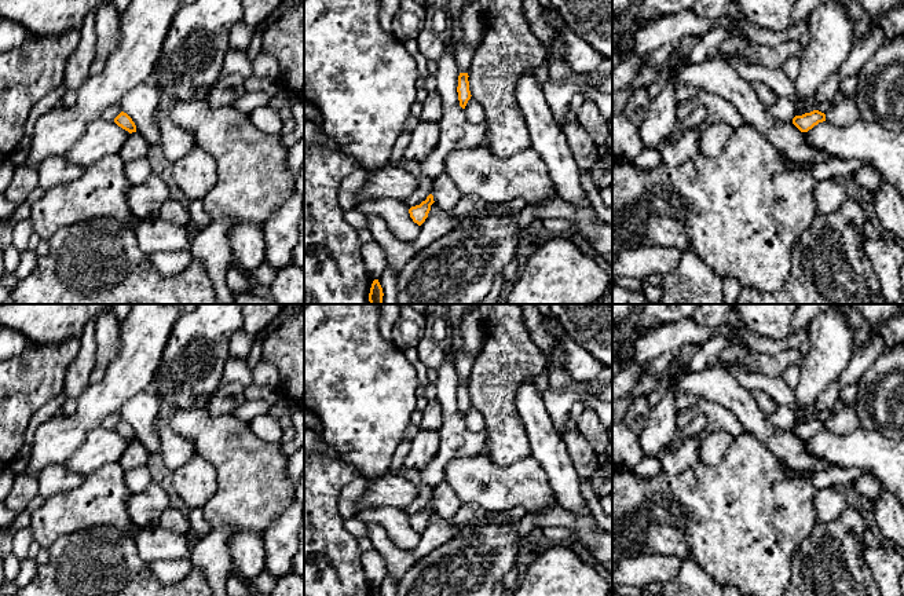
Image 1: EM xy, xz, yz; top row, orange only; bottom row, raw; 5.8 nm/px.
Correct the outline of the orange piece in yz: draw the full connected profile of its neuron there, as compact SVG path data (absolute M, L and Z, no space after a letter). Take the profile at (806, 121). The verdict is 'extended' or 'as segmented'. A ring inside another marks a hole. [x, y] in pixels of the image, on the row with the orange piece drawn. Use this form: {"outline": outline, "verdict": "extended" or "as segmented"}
{"outline": "M813 110L810 113L805 113L802 116L795 116L793 118L793 124L801 131L801 132L808 132L809 129L812 129L815 125L817 125L819 123L826 121L826 114L819 111L819 110Z", "verdict": "as segmented"}

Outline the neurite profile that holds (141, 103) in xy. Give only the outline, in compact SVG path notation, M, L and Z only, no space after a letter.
M144 81L131 89L120 102L121 110L132 118L136 132L150 147L161 145L160 129L154 125L160 96L161 94L153 83Z

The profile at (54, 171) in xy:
M66 156L48 157L39 167L39 186L48 191L59 184L78 179L83 173L84 169L72 164Z

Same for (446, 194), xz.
M442 173L433 180L431 194L433 195L435 204L446 212L454 209L464 197L464 193L447 173Z

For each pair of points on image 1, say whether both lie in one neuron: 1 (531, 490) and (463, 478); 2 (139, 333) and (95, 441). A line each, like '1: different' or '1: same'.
1: same
2: different

